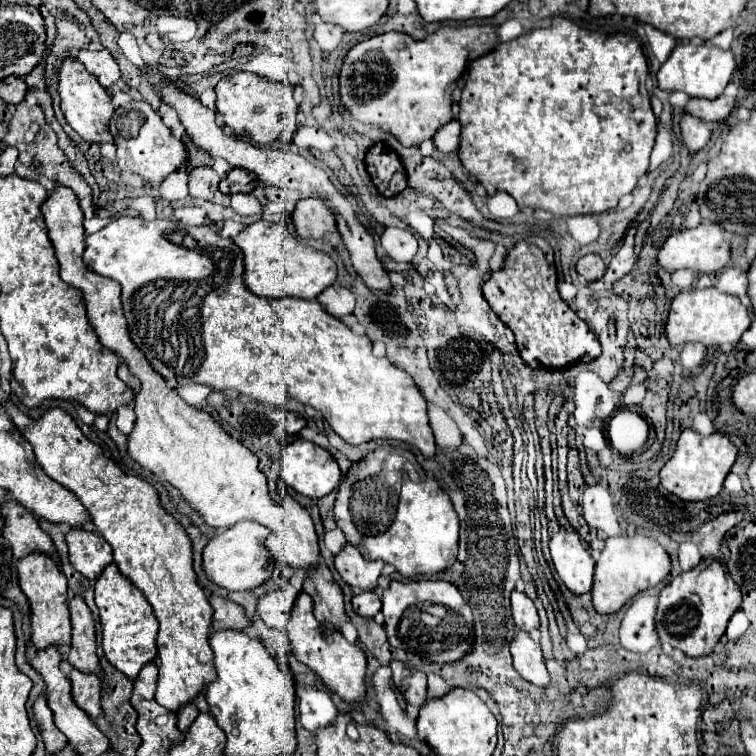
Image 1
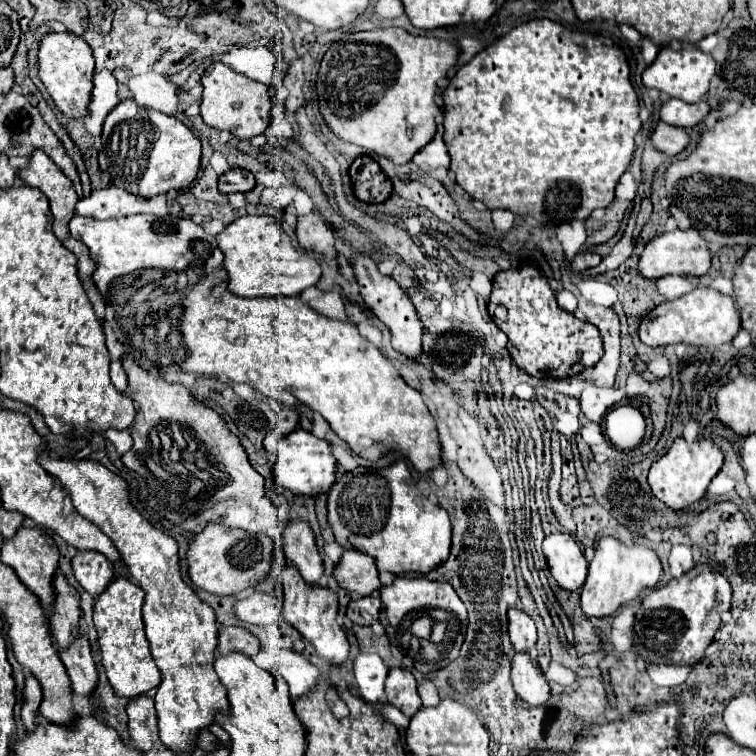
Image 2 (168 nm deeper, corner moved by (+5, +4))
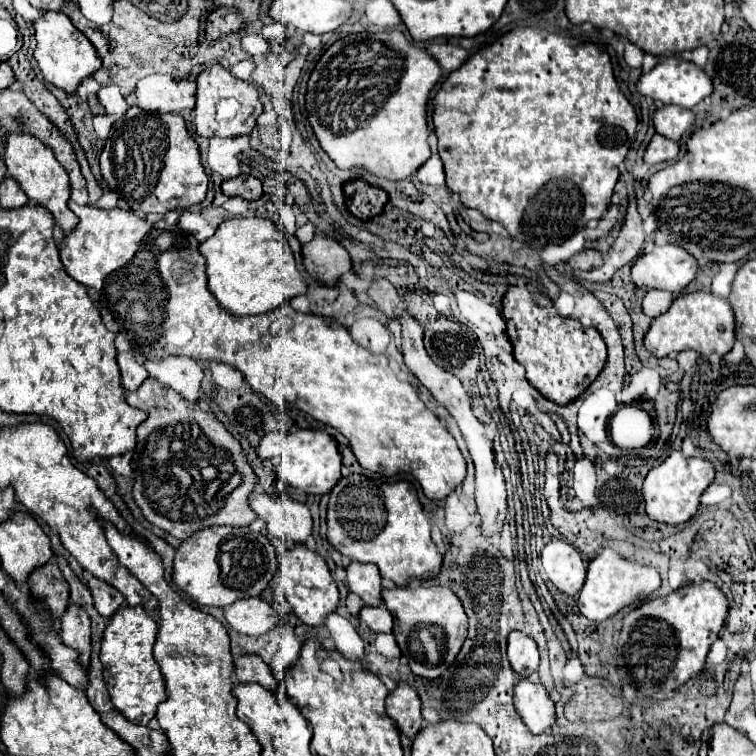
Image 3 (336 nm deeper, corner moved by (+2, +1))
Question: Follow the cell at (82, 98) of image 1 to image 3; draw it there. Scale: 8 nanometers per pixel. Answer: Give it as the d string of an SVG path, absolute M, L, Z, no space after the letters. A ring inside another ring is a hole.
M46 11L36 23L36 49L34 49L34 59L38 61L38 67L48 83L54 87L62 89L66 95L74 95L80 83L86 77L92 77L100 67L102 59L98 57L94 45L72 25L72 21L62 15L62 13L52 13Z

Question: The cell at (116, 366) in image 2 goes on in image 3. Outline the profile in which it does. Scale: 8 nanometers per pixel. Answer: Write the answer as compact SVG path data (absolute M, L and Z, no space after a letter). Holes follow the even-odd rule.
M130 351L118 353L118 367L120 367L120 375L122 375L122 387L126 391L136 391L140 387L140 383L148 377L148 371L134 359L134 355Z

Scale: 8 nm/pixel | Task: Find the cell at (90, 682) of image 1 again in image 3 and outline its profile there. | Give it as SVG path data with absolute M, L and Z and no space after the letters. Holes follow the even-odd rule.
M74 603L68 605L68 611L60 619L60 639L66 647L76 649L78 663L90 669L90 617Z

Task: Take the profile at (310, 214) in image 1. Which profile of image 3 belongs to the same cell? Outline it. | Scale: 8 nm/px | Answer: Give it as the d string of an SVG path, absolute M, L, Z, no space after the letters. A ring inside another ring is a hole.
M316 231L314 239L302 245L302 259L308 273L314 273L328 285L334 285L338 277L352 267L348 251L334 237L322 231Z

